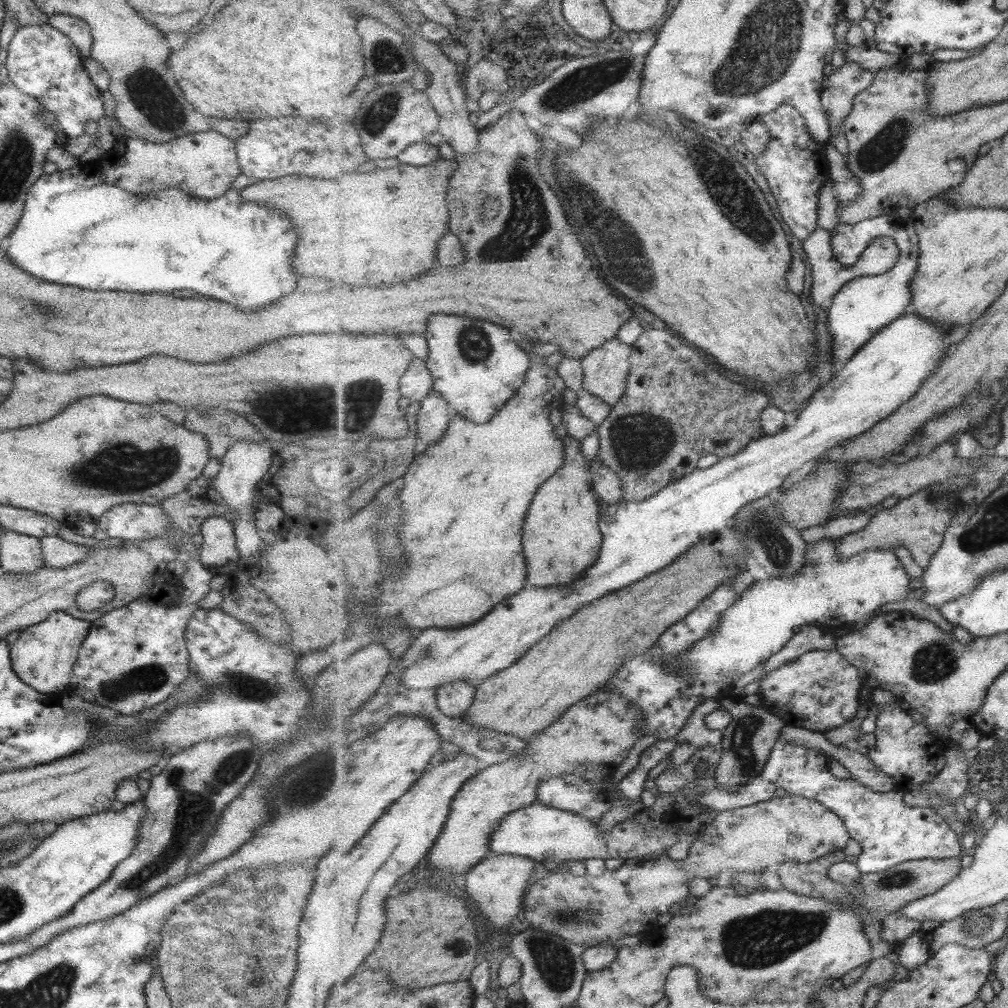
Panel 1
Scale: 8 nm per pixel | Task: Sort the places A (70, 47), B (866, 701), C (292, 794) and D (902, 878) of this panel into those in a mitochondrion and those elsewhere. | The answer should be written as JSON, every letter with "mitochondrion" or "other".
{"A":"other","B":"other","C":"mitochondrion","D":"mitochondrion"}

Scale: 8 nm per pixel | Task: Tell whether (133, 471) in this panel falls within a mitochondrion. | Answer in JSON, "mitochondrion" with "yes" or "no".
{"mitochondrion":"yes"}

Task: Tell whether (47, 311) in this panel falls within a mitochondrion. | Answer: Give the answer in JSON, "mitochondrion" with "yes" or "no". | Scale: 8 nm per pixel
{"mitochondrion":"yes"}

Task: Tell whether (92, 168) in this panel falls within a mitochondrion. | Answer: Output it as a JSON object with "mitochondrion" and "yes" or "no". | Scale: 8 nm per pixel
{"mitochondrion":"no"}

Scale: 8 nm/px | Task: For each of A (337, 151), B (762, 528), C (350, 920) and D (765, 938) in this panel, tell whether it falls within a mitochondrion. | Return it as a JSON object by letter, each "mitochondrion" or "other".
{"A":"other","B":"mitochondrion","C":"other","D":"mitochondrion"}

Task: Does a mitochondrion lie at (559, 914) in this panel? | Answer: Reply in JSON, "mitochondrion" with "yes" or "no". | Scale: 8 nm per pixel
{"mitochondrion":"yes"}

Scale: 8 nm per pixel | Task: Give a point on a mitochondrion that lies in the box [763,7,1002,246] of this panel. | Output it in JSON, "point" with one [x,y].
{"point":[886,145]}

